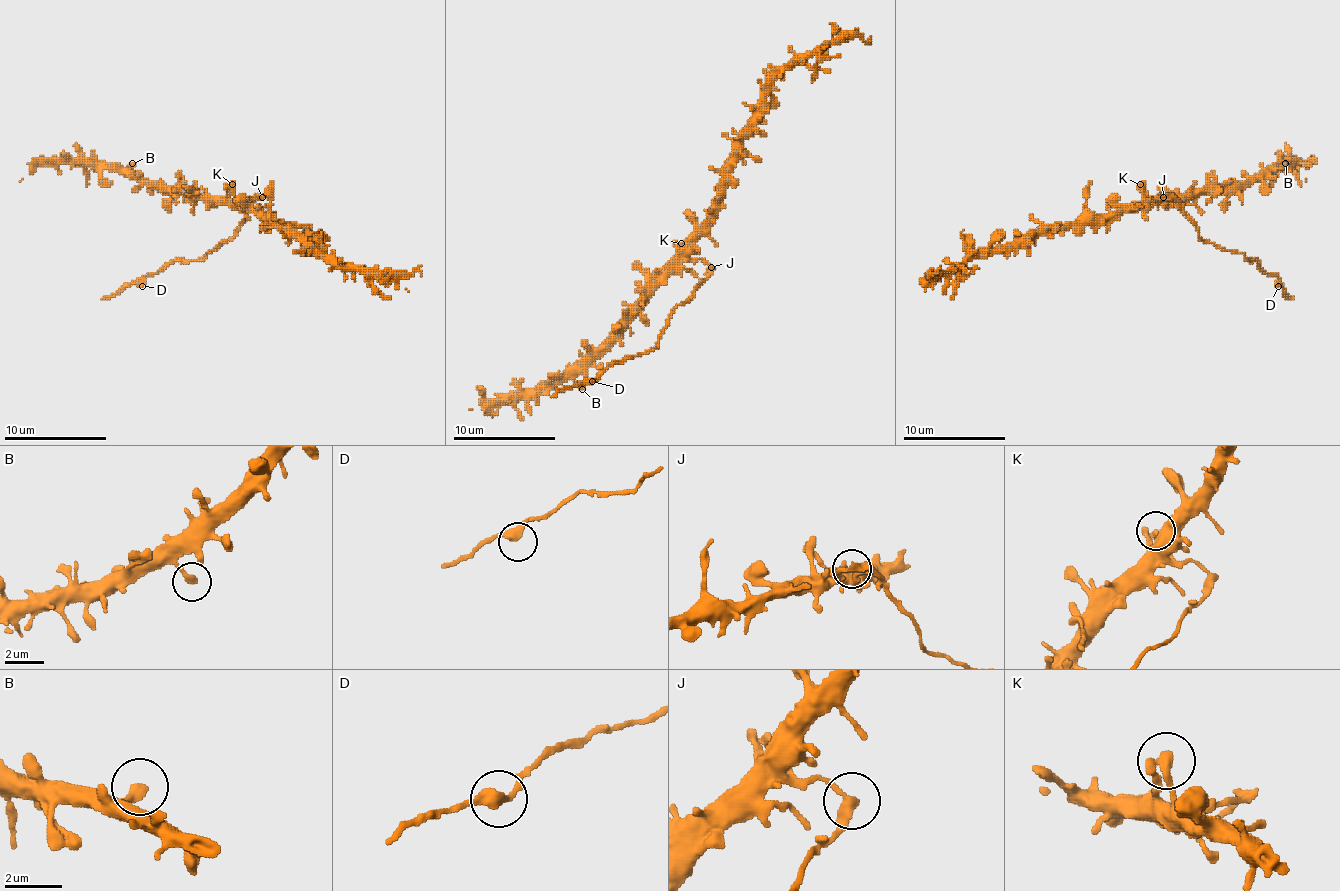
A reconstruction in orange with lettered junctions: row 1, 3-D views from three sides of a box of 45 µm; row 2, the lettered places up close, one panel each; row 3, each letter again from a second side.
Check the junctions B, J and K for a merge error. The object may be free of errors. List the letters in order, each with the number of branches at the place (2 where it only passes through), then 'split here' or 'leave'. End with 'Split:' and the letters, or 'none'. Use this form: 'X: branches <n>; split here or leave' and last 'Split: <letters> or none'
B: branches 1; leave
J: branches 2; split here
K: branches 2; leave
Split: J

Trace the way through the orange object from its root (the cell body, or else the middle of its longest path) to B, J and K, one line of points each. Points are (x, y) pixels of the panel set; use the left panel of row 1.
B: (245, 204), (211, 204), (196, 194), (163, 194), (150, 184), (135, 179), (125, 168), (132, 163)
J: (245, 204), (240, 204), (263, 197)
K: (245, 204), (234, 197), (232, 184)

